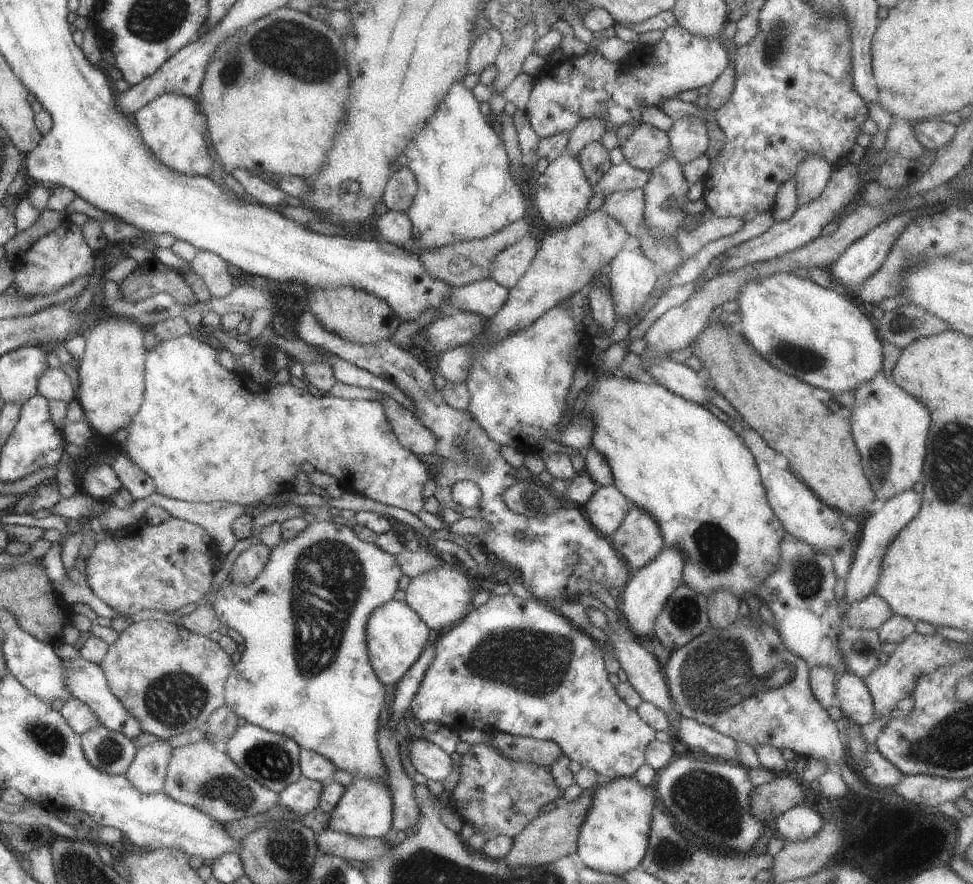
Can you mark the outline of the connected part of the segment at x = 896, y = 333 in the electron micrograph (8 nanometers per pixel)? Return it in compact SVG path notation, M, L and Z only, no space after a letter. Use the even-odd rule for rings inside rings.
M903 305L895 310L885 311L876 324L880 340L901 348L918 338L951 329L944 320L917 305Z

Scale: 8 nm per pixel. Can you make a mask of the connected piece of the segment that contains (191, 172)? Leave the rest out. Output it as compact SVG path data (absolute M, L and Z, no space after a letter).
M163 93L152 98L134 112L134 127L144 147L172 171L190 177L209 176L213 160L207 152L205 134L199 134L192 126L193 116L198 112L195 98Z

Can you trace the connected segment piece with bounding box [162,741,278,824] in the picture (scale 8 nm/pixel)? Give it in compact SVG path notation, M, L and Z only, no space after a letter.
M210 741L186 744L171 751L162 793L222 824L267 811L276 804L278 795L245 776L233 761L224 752L217 751Z

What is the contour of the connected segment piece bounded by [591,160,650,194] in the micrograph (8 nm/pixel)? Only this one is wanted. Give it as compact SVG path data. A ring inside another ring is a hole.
M623 160L616 166L610 165L605 174L602 174L600 179L591 185L591 188L593 193L601 190L607 194L615 191L641 189L649 177L649 171L632 167Z

